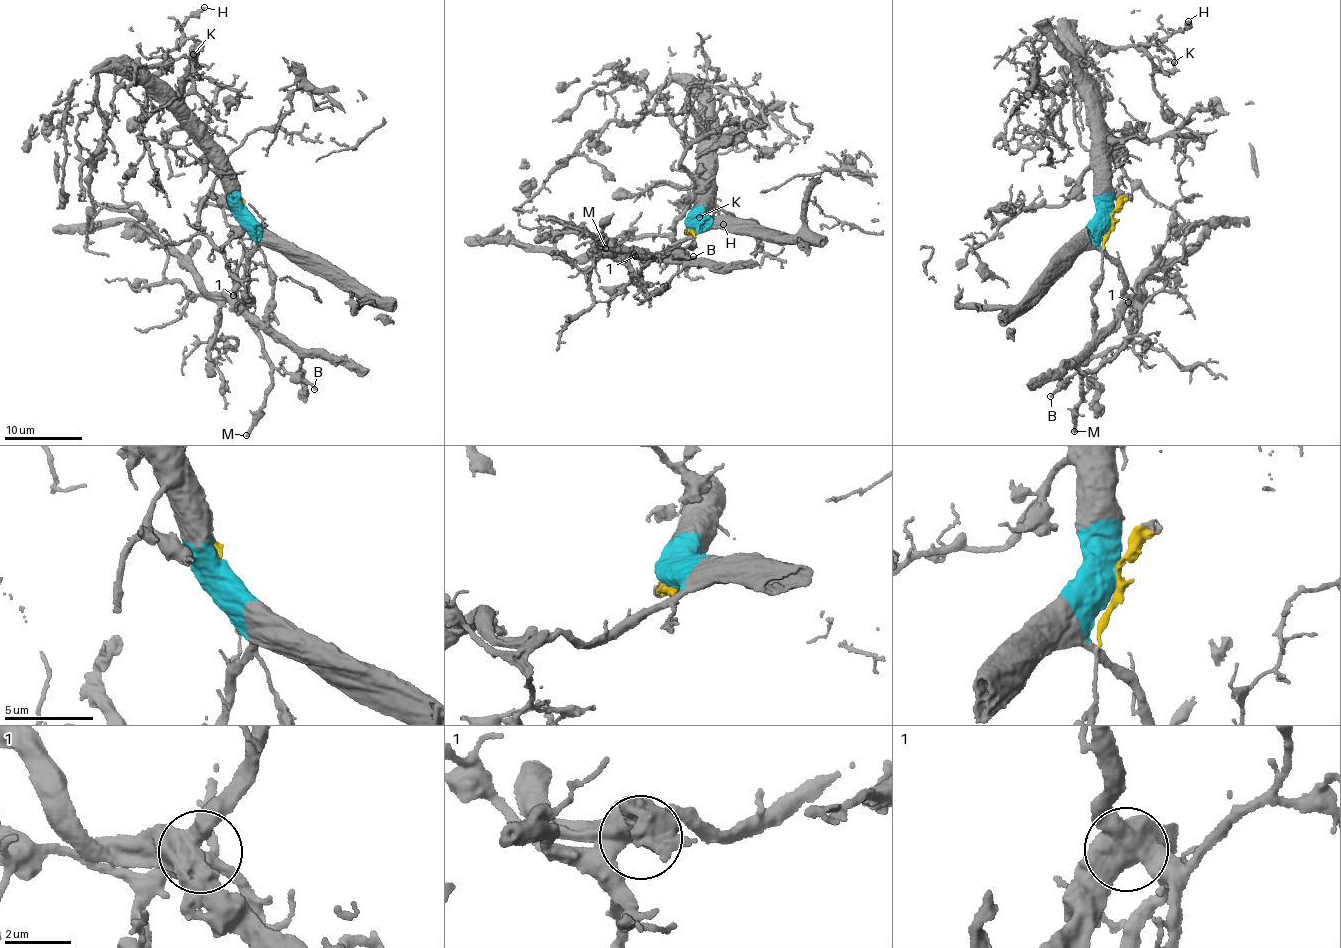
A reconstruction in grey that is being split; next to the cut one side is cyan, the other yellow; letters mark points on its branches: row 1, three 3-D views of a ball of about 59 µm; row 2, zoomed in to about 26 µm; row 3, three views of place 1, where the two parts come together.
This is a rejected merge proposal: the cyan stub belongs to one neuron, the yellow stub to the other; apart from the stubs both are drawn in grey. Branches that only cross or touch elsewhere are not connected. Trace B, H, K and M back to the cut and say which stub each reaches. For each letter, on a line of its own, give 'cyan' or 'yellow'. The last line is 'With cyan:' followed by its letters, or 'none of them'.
B: cyan
H: cyan
K: cyan
M: cyan
With cyan: B, H, K, M

